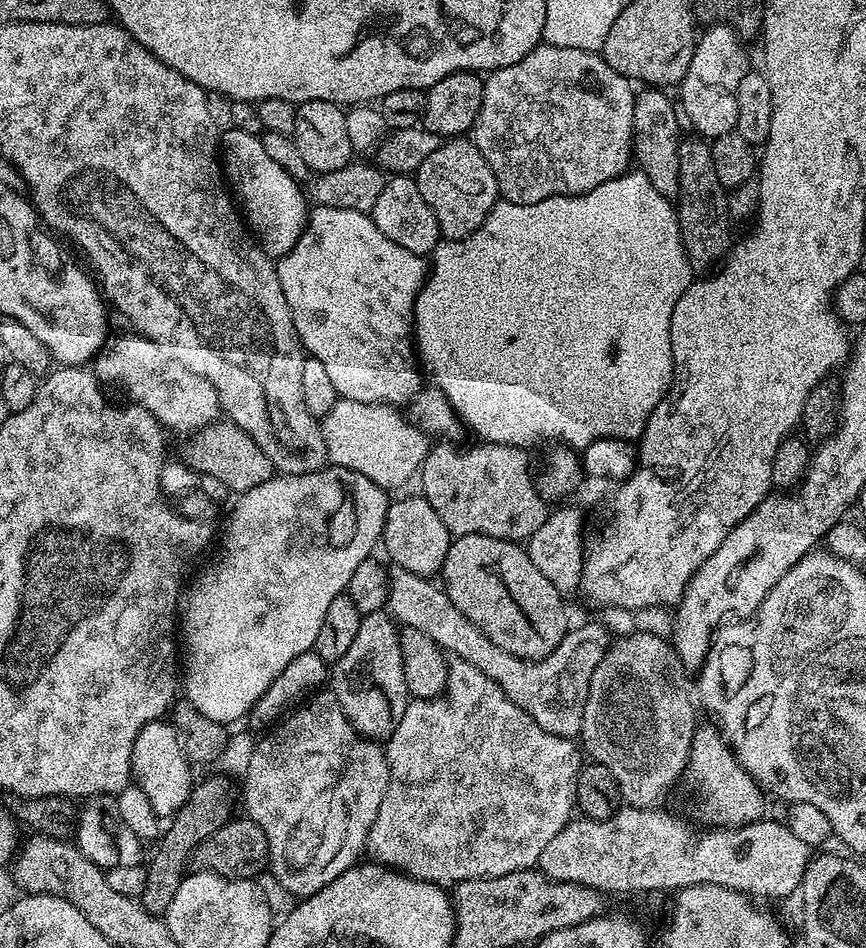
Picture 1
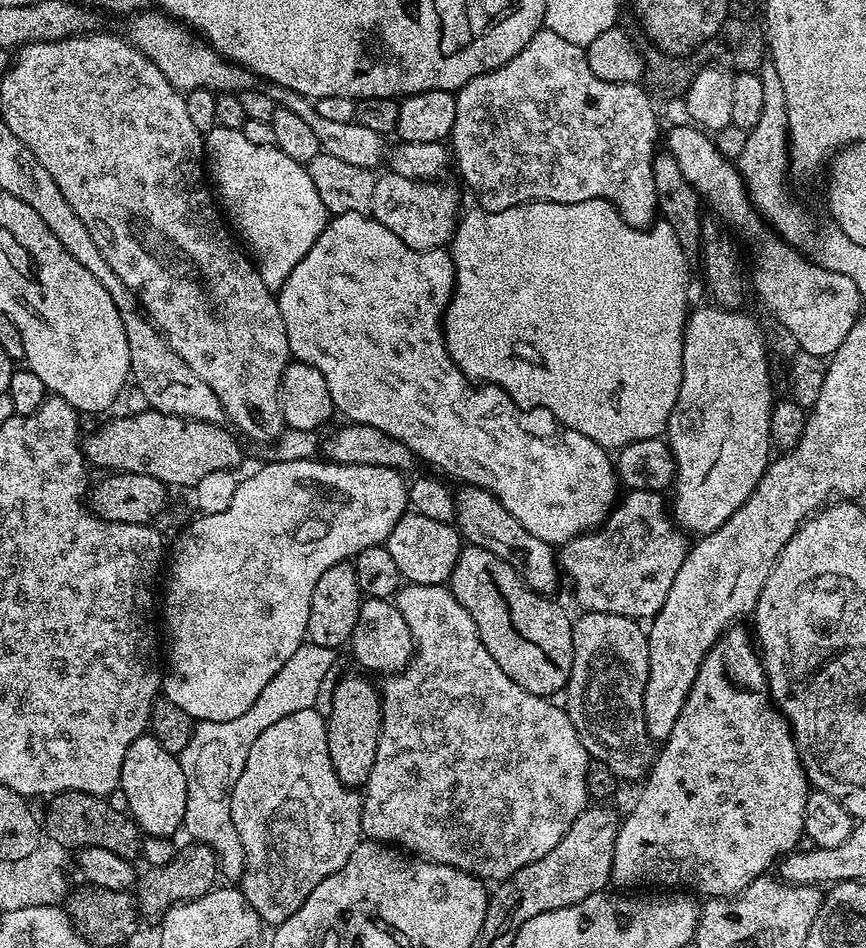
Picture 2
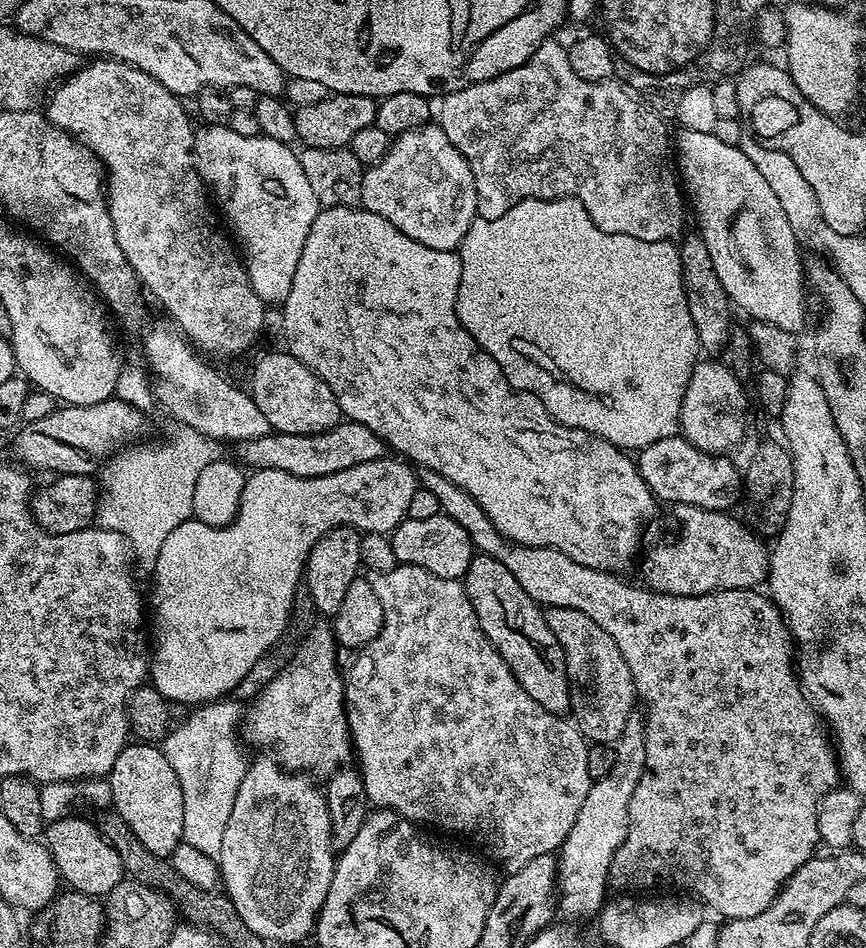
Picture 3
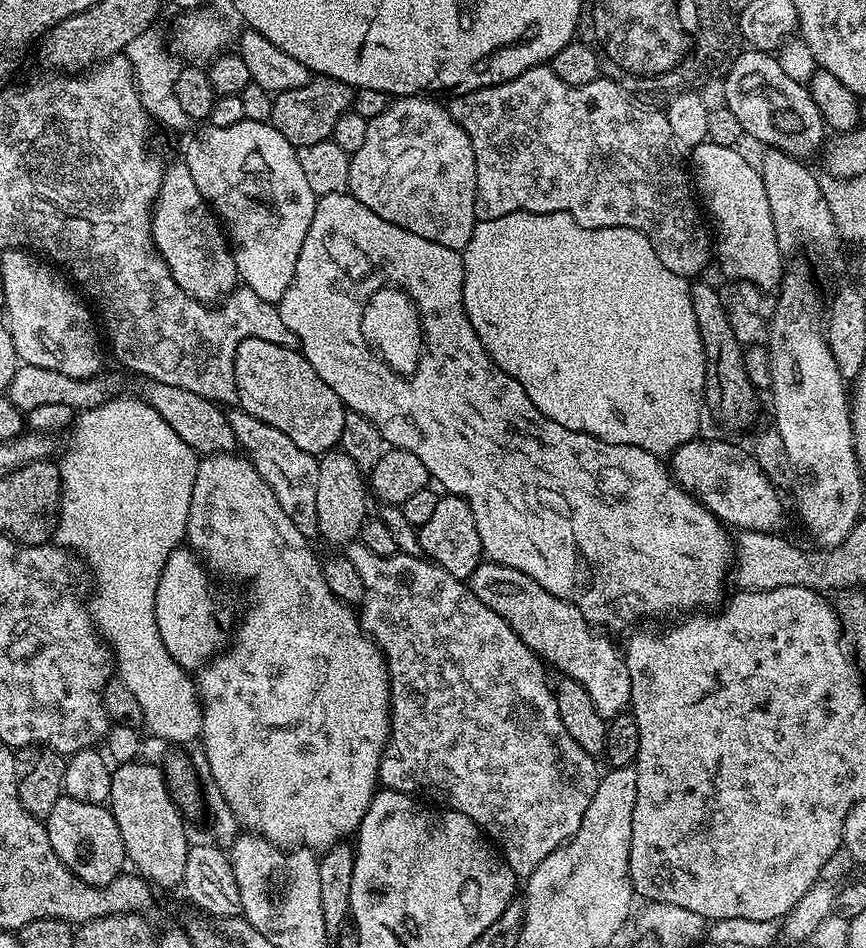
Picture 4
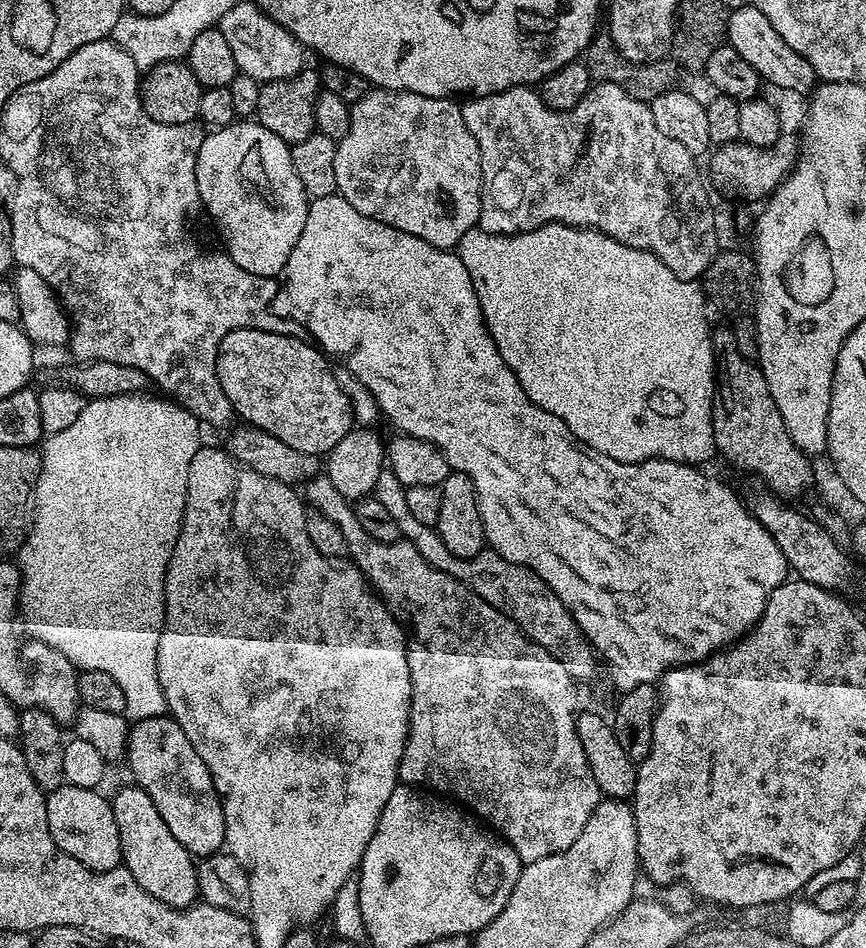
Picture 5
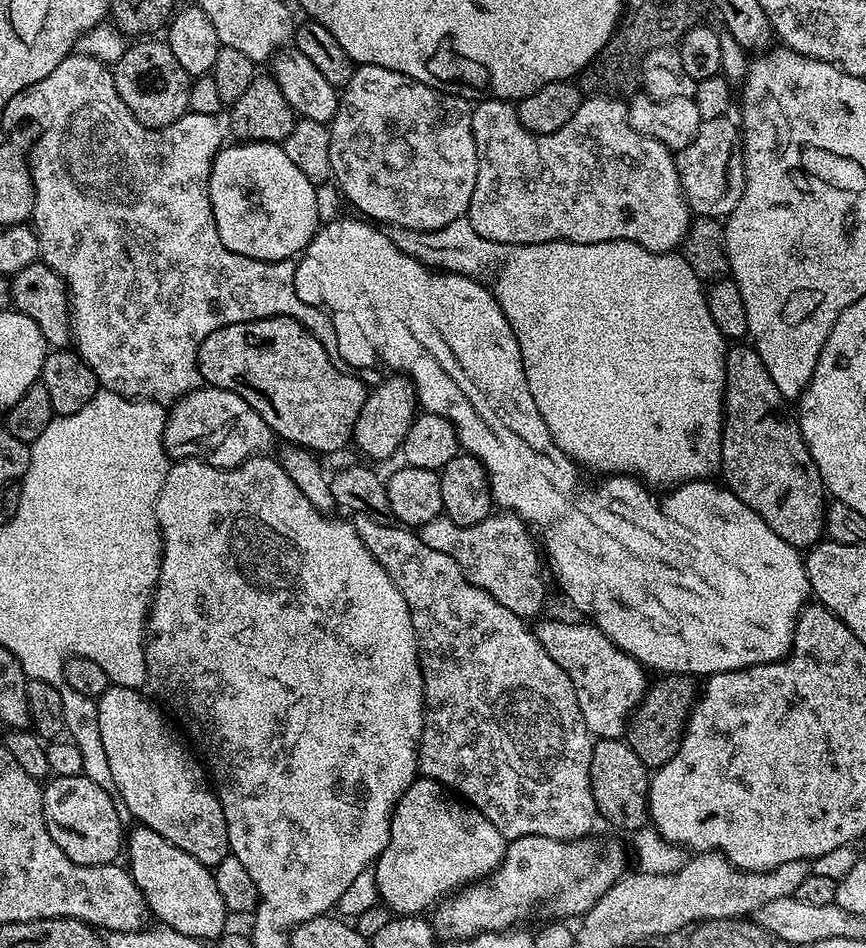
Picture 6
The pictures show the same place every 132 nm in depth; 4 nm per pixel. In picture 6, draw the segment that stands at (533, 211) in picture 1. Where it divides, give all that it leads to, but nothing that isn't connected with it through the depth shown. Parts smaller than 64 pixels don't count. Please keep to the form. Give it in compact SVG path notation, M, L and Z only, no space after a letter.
M467 215L454 218L454 222L450 222L450 226L442 226L433 232L412 232L409 228L389 227L387 233L390 242L394 242L394 246L398 246L398 250L402 250L410 258L420 260L423 264L429 266L451 266L460 275L471 276L473 278L483 277L482 274L487 268L496 268L496 277L490 280L490 287L493 294L496 295L496 301L502 310L502 314L506 314L506 322L510 322L510 330L514 330L514 334L518 338L518 346L522 350L522 358L524 359L526 382L530 386L530 394L534 398L534 406L538 406L538 414L542 414L542 422L546 422L546 426L550 430L554 442L570 459L576 461L577 465L583 466L585 469L587 469L586 467L593 468L594 471L600 472L596 474L627 474L635 476L652 486L657 486L656 484L675 486L677 484L683 484L685 480L703 480L711 477L713 475L711 473L712 471L715 473L719 469L720 433L724 431L724 354L726 351L726 341L724 335L718 330L718 326L714 326L714 318L710 318L710 306L708 305L705 285L702 283L700 276L694 274L694 270L688 265L688 261L684 259L683 255L670 252L651 252L634 242L626 242L625 240L594 242L593 244L579 244L578 242L570 242L569 240L551 240L550 242L542 242L541 244L499 244L498 242L490 242L486 238L482 238L482 234L478 234L478 230L474 230L474 226L470 226Z

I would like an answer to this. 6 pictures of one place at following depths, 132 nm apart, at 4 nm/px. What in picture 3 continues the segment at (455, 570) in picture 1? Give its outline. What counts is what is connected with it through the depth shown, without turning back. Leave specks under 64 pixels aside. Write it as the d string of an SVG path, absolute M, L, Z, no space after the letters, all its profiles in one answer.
M483 554L473 555L468 573L462 577L462 583L474 606L474 614L478 618L480 628L498 650L500 657L510 666L516 681L526 690L526 694L530 694L530 698L534 698L534 702L538 702L555 716L564 716L572 707L574 685L568 679L566 654L558 638L554 638L554 630L550 630L545 609L528 597L526 590L518 586L518 578L514 578L514 574L510 574L510 570L502 566L502 562Z

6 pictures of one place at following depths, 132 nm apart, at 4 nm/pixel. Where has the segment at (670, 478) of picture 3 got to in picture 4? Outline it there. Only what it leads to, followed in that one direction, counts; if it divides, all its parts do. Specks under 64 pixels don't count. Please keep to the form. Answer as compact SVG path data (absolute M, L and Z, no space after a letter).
M697 438L686 442L670 457L670 475L729 529L776 532L784 520L781 493L763 473L753 453L748 450L743 452L738 445L724 438Z

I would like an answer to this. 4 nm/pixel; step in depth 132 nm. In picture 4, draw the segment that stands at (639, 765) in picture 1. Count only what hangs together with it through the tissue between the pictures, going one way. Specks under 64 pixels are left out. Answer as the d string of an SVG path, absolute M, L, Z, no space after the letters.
M491 562L480 563L466 583L479 600L486 602L494 614L511 626L530 651L551 667L553 664L560 676L574 678L574 682L582 685L586 694L590 694L598 714L611 718L629 711L632 702L630 670L621 649L615 648L607 635L598 634L573 604L538 586L538 582L522 574L522 570Z

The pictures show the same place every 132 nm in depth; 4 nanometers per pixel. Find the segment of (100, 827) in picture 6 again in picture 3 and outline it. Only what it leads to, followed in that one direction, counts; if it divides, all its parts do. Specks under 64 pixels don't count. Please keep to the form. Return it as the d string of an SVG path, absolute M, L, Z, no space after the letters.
M65 814L51 821L45 827L42 836L46 841L48 853L60 872L60 879L71 891L81 892L97 898L107 897L120 880L125 879L126 873L122 866L122 858L118 858L118 850L106 842L99 827L80 816Z

